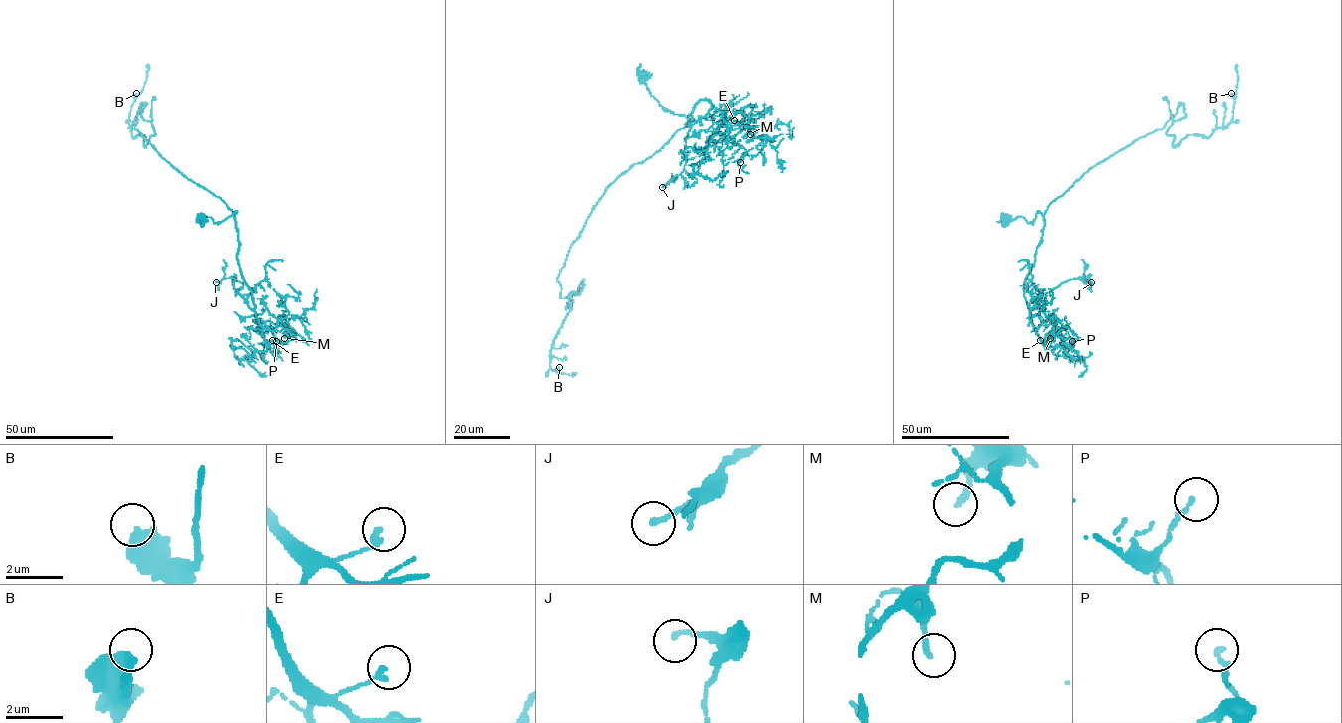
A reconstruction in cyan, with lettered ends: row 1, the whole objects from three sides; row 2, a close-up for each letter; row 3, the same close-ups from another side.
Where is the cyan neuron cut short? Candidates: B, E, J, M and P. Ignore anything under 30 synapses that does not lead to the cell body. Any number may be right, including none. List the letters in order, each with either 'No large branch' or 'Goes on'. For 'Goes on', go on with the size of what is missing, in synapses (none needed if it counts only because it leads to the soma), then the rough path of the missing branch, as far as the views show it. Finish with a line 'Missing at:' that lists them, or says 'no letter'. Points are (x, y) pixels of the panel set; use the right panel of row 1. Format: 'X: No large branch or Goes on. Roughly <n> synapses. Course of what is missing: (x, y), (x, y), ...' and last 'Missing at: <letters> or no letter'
B: No large branch
E: No large branch
J: No large branch
M: No large branch
P: No large branch
Missing at: no letter

